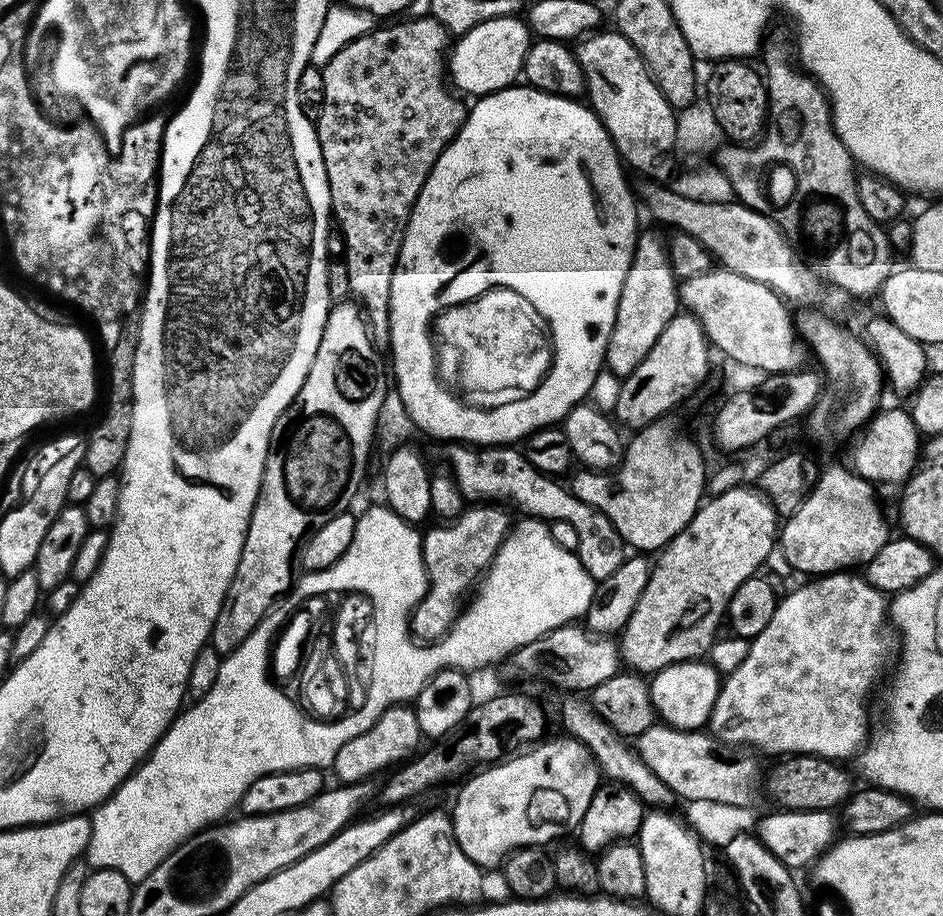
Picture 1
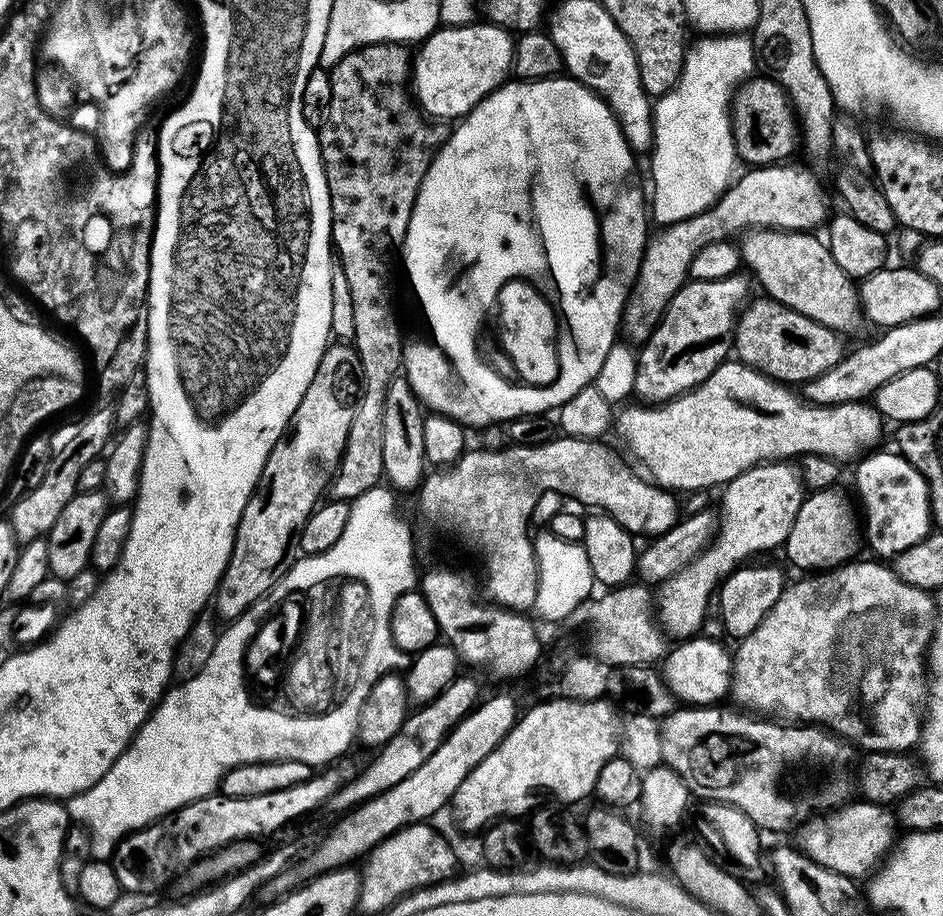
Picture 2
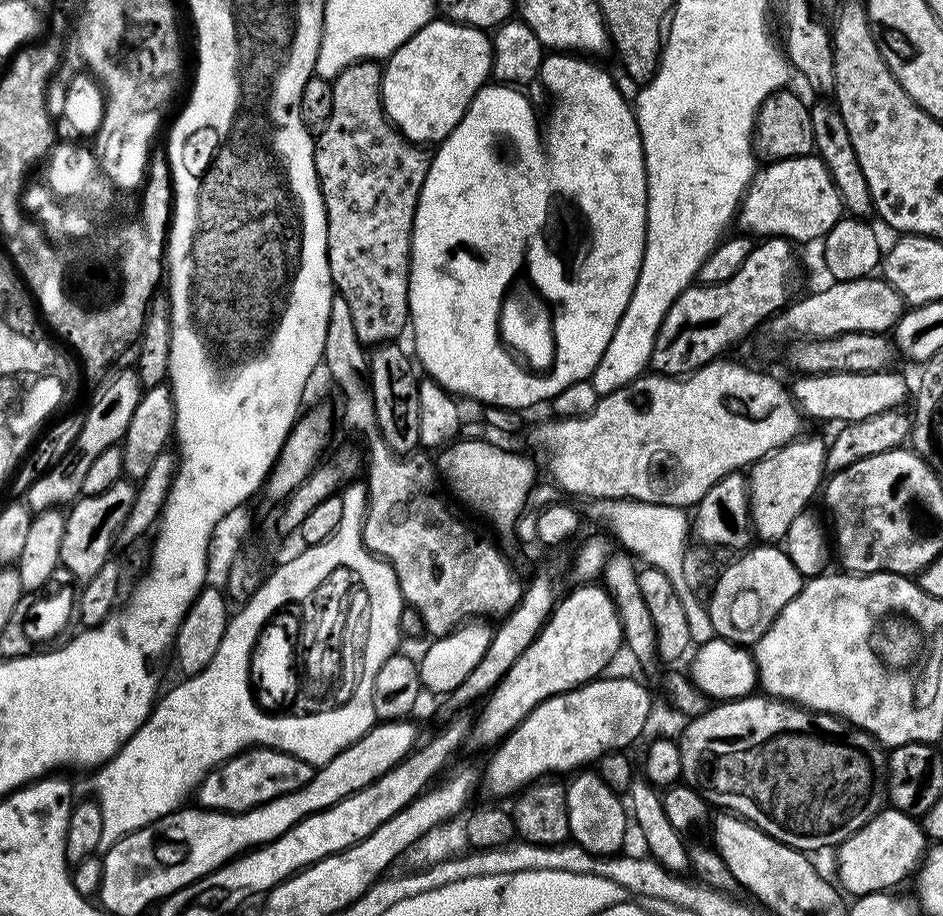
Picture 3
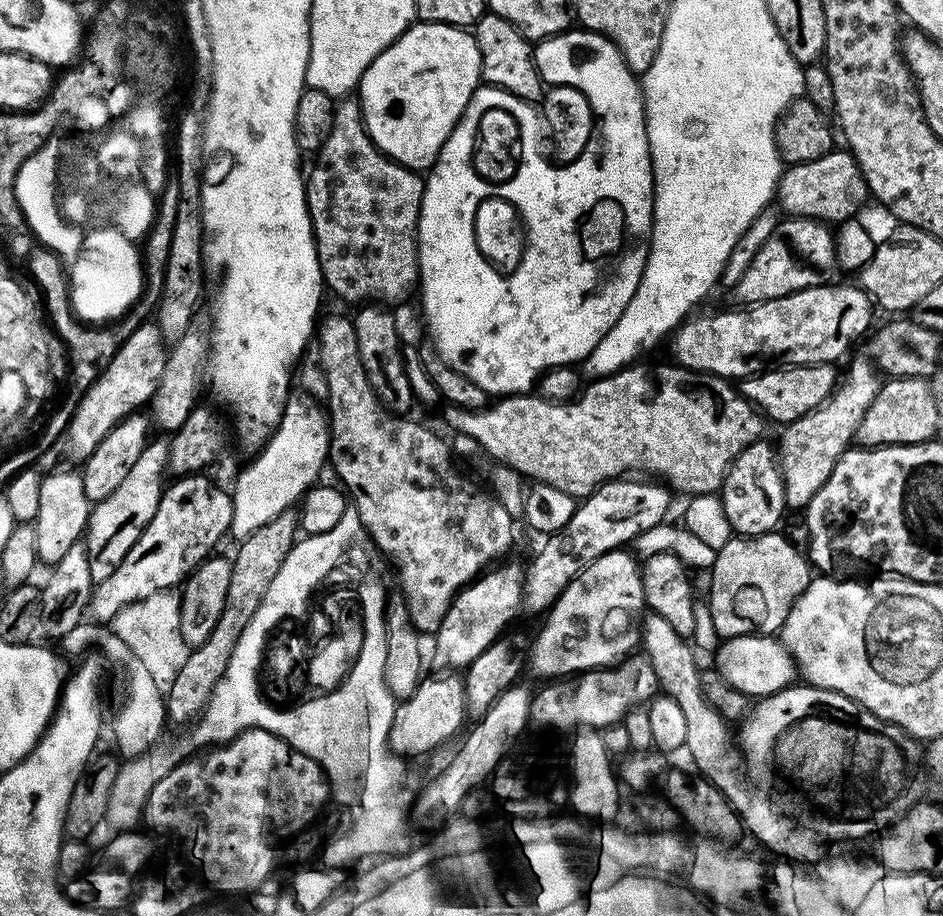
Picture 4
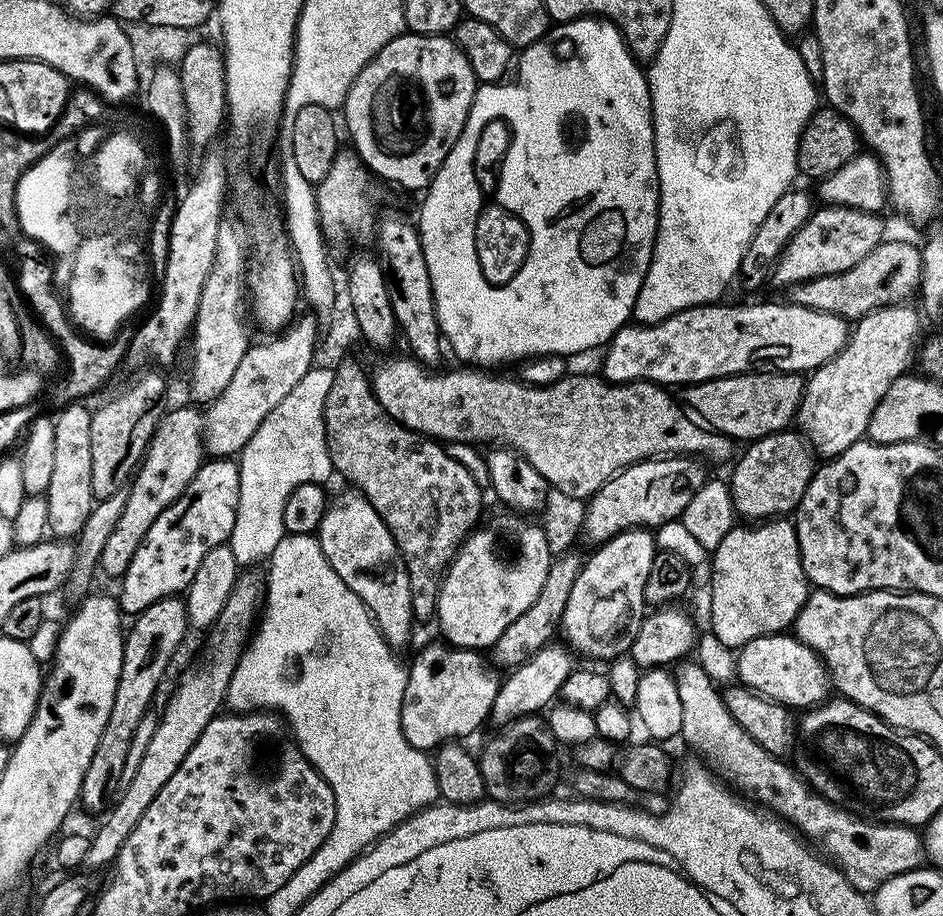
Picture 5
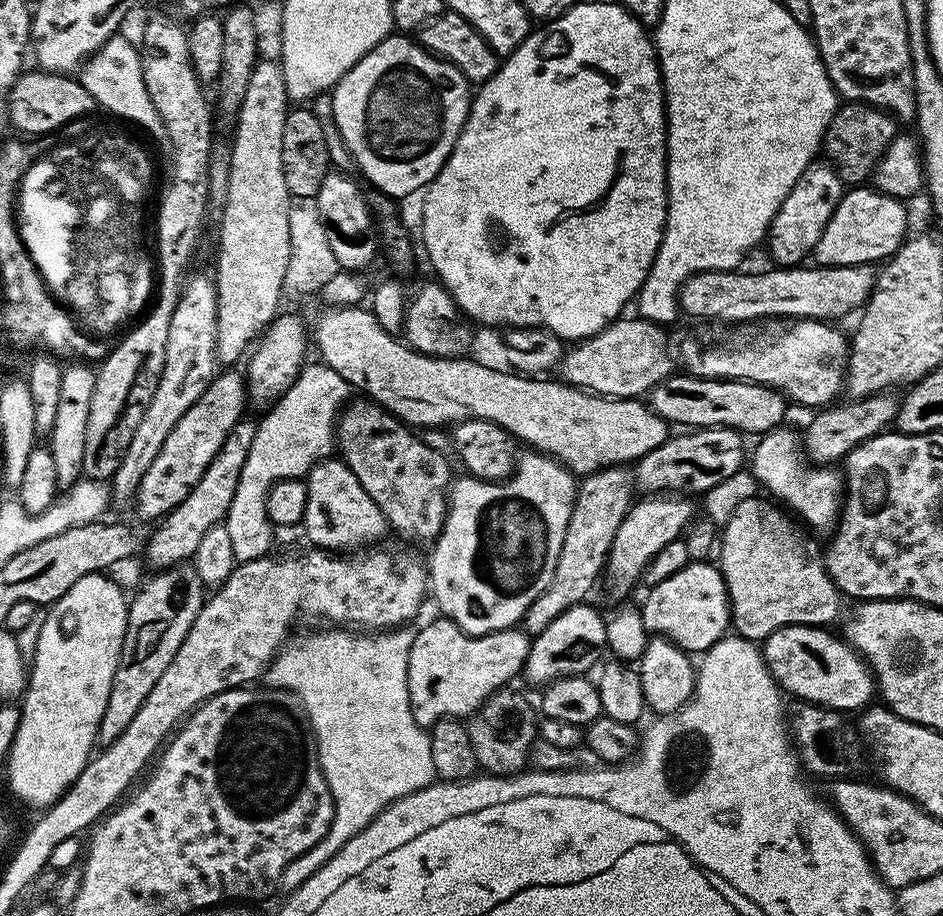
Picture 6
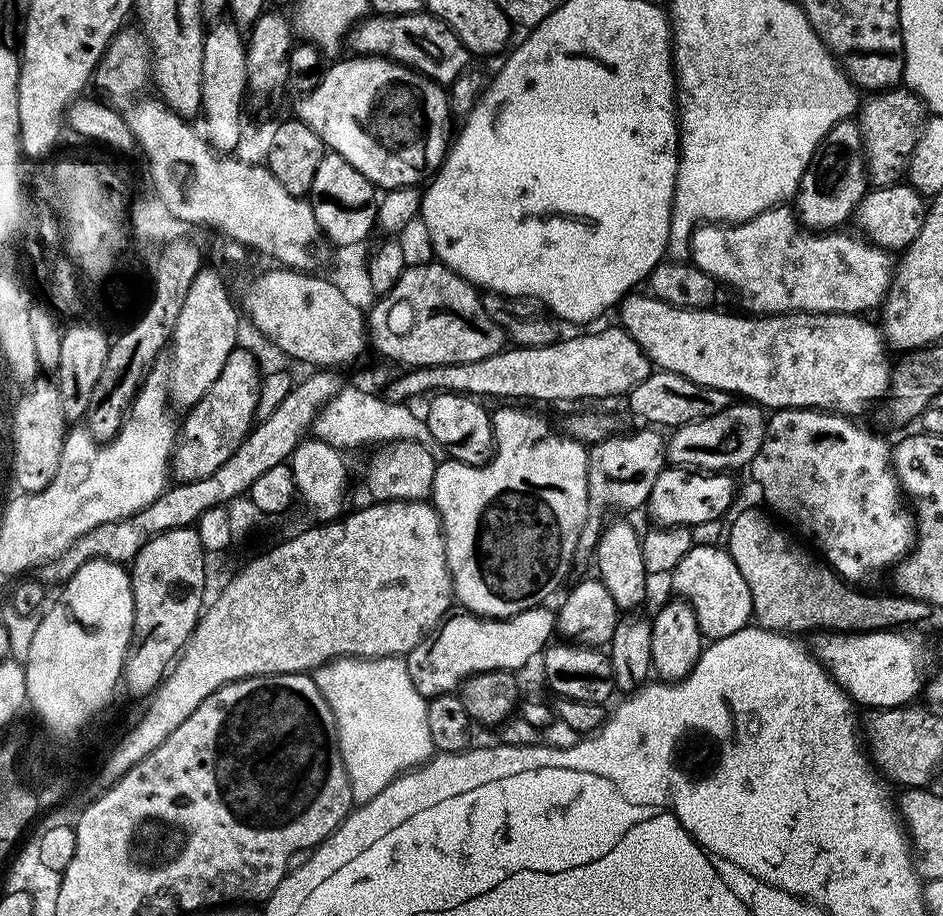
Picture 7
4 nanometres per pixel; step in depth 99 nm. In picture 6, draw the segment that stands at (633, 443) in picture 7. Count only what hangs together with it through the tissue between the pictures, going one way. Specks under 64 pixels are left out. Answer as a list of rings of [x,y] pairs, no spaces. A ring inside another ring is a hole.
[[[624,466],[599,468],[597,472],[589,472],[579,481],[576,489],[576,500],[572,504],[570,522],[566,526],[566,534],[562,538],[562,554],[558,554],[558,566],[554,566],[554,574],[550,578],[550,586],[533,604],[522,621],[523,631],[529,637],[536,637],[566,610],[575,604],[585,603],[589,599],[592,587],[596,584],[600,572],[605,571],[608,562],[608,551],[614,542],[614,534],[618,534],[618,526],[622,526],[622,518],[634,503],[634,480],[629,469]]]

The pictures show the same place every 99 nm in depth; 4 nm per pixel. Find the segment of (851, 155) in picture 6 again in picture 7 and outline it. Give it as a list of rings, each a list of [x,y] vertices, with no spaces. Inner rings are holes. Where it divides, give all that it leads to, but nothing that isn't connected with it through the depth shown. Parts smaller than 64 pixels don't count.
[[[902,86],[873,93],[867,98],[859,107],[856,121],[863,139],[869,185],[875,189],[884,188],[903,179],[909,154],[917,144],[923,127],[924,105],[917,94]]]

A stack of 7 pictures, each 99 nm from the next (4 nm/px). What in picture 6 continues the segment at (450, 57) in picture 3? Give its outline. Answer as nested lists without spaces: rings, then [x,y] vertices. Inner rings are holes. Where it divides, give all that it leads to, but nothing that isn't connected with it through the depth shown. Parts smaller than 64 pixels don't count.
[[[390,34],[378,42],[330,92],[334,122],[355,160],[355,167],[360,170],[365,168],[376,179],[383,195],[389,198],[408,196],[415,188],[423,189],[428,181],[440,173],[458,142],[458,134],[464,129],[468,112],[472,109],[468,83],[469,77],[460,67],[451,60],[432,55],[407,35]]]

